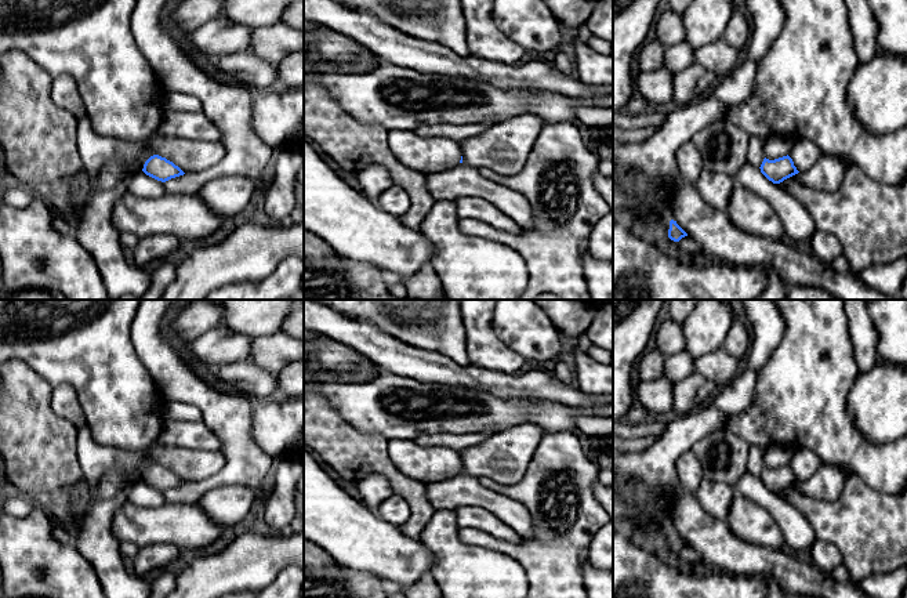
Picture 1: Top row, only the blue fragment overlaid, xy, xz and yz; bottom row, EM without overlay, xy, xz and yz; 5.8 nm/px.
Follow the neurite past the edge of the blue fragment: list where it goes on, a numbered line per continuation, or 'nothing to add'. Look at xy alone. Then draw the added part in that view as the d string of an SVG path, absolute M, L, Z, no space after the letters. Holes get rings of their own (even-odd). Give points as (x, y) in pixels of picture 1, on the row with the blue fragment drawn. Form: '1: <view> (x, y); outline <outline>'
nothing to add

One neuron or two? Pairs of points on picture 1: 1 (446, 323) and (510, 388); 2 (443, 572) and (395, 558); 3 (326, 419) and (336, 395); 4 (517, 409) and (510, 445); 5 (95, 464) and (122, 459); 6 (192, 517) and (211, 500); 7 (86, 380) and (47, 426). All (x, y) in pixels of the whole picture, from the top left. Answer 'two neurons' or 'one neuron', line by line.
1: two neurons
2: two neurons
3: two neurons
4: two neurons
5: one neuron
6: two neurons
7: two neurons

